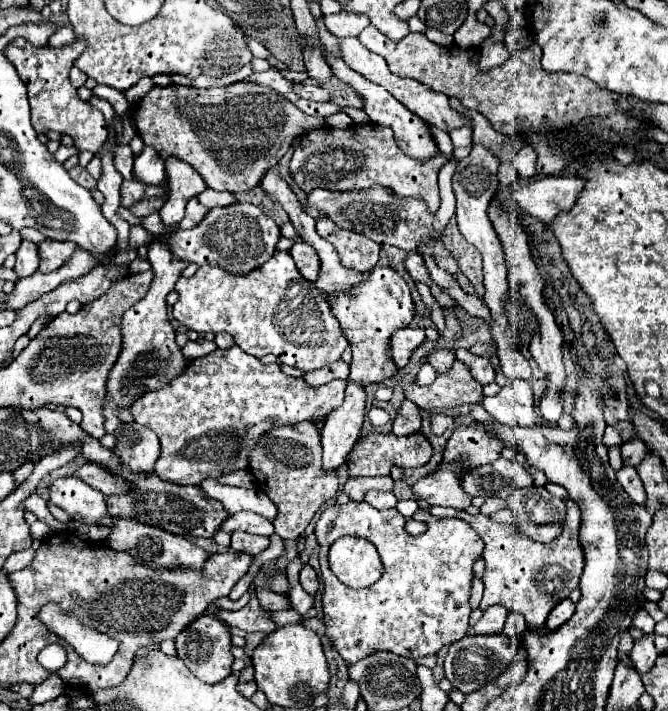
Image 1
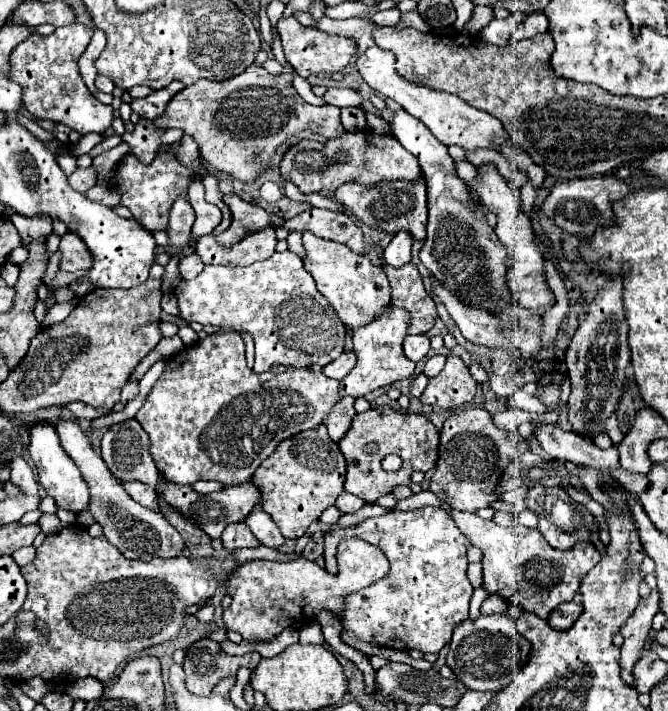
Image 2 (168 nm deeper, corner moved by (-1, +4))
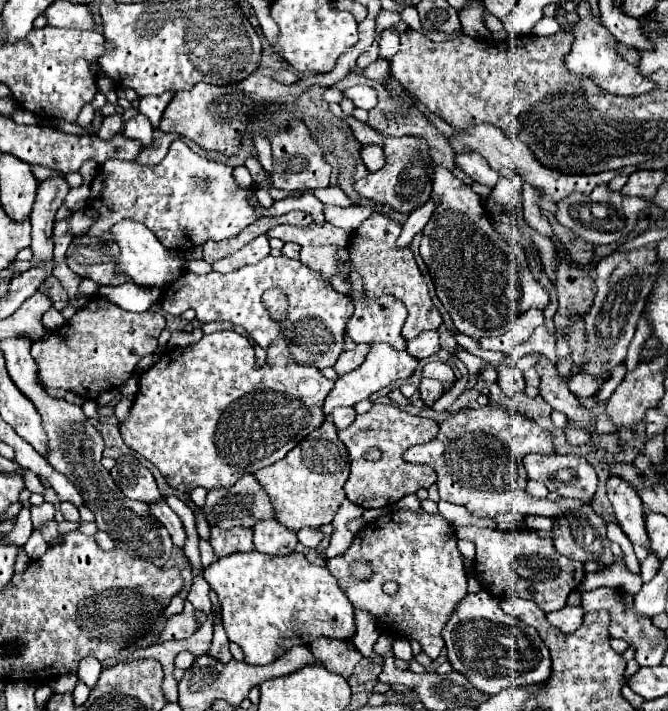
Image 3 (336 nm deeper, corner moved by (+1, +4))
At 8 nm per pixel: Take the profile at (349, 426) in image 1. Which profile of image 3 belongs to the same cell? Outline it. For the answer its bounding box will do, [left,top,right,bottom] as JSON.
[330,408,356,430]

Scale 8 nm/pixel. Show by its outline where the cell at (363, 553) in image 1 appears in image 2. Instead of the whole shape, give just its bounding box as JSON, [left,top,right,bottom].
[224,538,388,642]

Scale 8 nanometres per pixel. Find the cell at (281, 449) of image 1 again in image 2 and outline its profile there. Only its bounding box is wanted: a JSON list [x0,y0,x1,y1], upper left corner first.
[252,424,346,538]

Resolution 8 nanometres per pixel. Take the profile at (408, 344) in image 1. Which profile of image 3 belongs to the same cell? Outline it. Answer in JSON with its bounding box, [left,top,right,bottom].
[406,330,440,360]

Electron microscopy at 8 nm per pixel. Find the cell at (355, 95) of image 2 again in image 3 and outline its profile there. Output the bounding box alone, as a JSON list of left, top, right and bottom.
[342,86,376,110]

